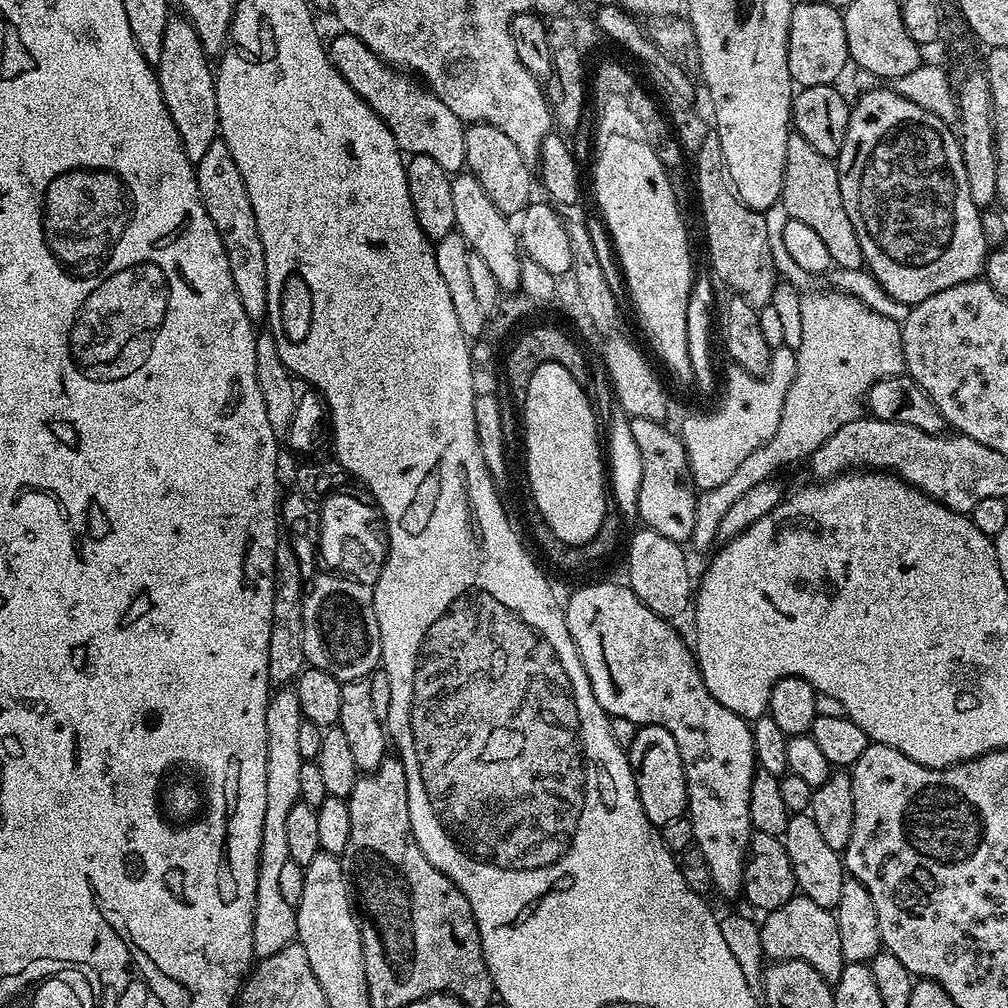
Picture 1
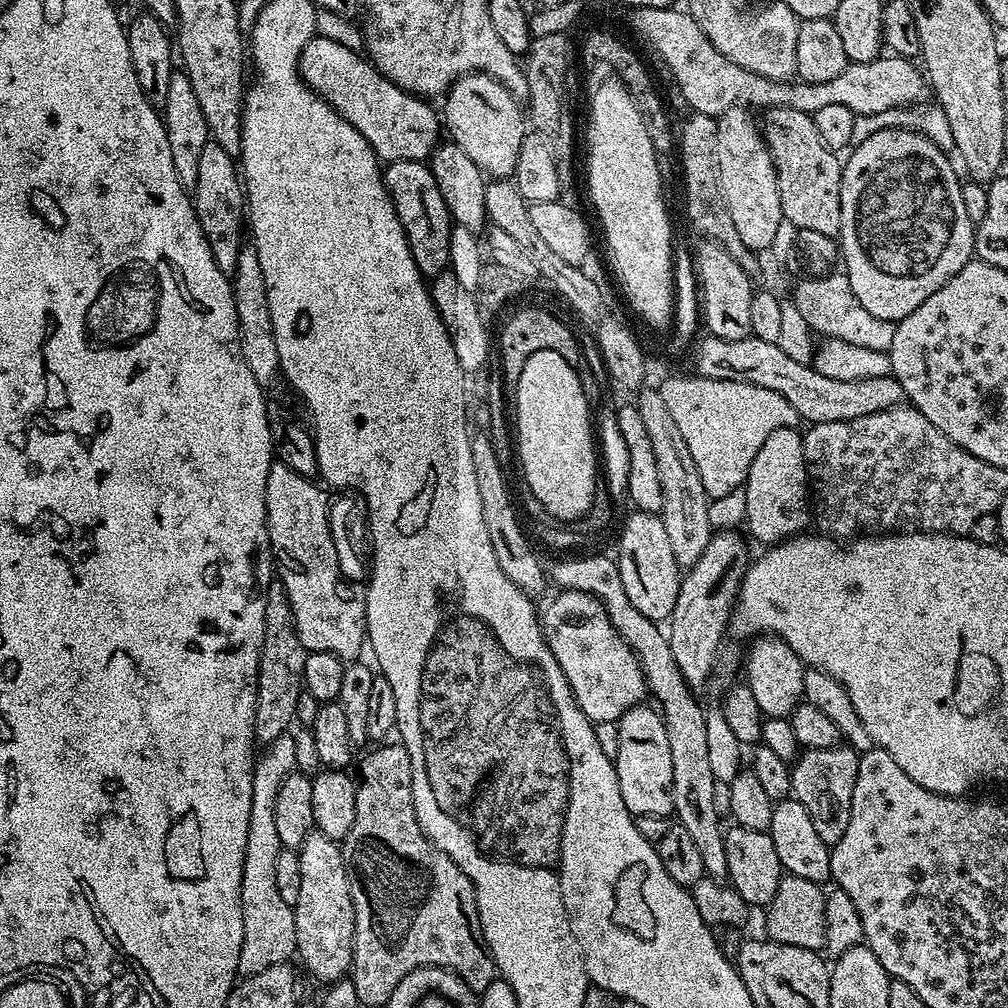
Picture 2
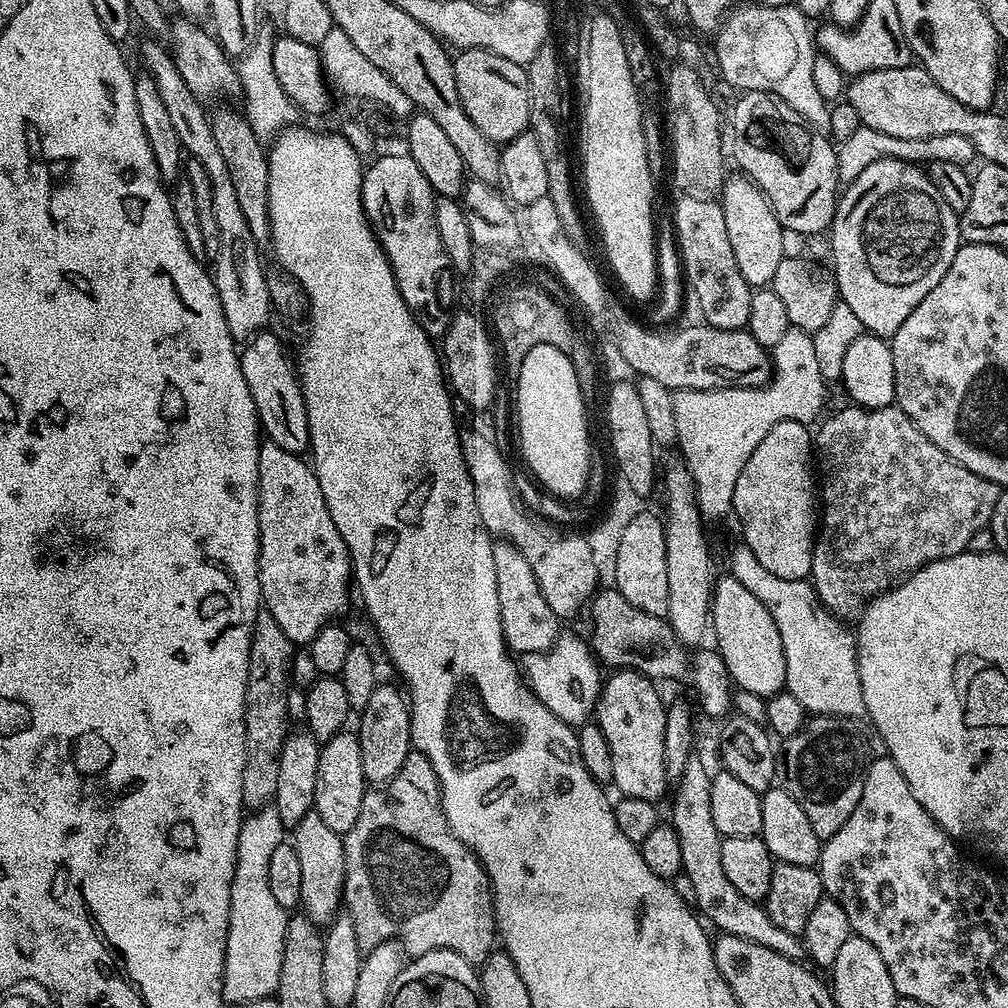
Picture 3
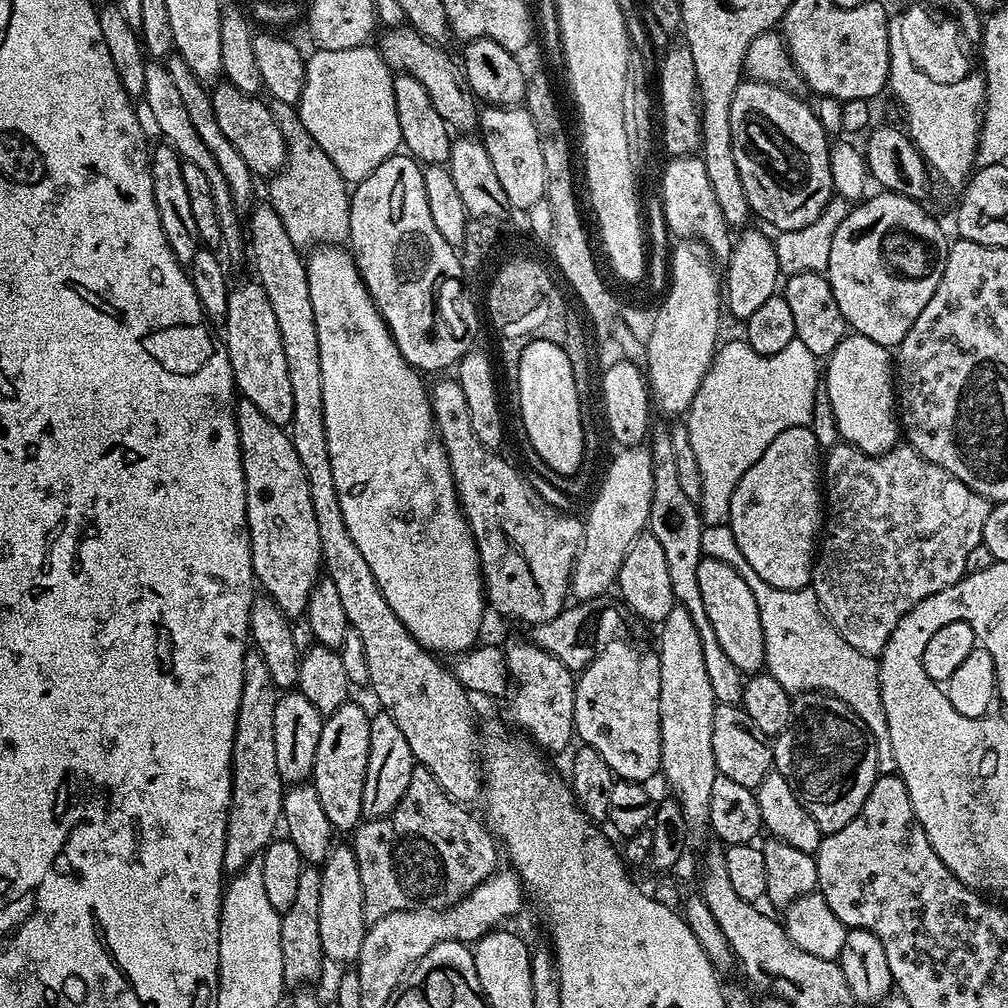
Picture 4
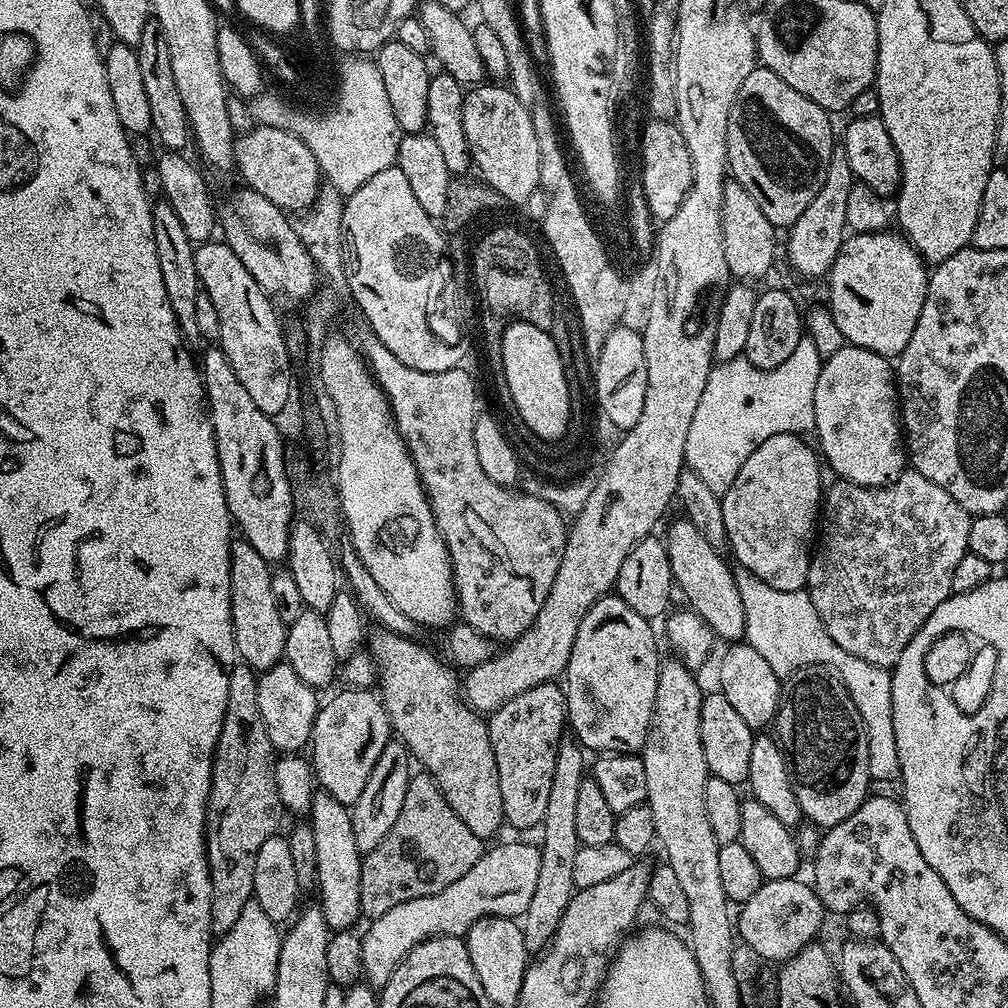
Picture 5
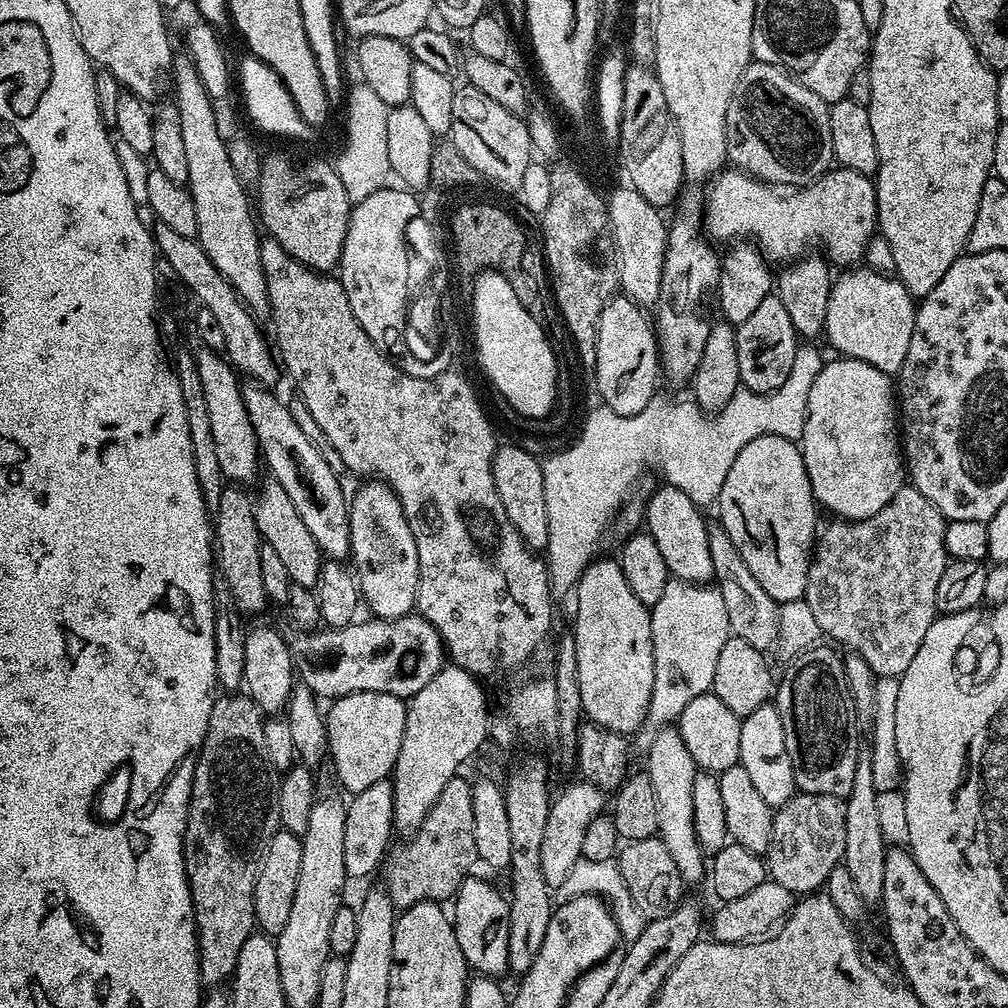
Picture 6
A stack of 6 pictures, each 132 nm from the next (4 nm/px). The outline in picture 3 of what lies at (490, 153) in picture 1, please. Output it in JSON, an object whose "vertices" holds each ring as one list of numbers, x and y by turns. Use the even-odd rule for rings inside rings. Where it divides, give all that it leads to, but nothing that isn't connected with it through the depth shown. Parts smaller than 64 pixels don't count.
{"vertices":[[466,48,453,59,452,69,462,110,486,138,497,146,503,146,529,127,530,96,525,65,510,62,510,58,498,58,498,54,490,54,481,48]]}

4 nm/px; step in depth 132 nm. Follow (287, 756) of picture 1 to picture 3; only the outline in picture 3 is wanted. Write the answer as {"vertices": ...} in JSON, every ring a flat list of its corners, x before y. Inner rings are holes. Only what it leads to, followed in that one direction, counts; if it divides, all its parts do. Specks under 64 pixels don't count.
{"vertices":[[264,802,245,815,238,834,238,854,234,866,234,878,230,886,230,922,228,923,228,945,224,963,224,999,229,1005,260,1000,275,993,282,970,282,954,286,950,286,932,290,919,289,909,278,906,270,891,270,858,279,844,285,843,286,829,278,818,275,803]]}

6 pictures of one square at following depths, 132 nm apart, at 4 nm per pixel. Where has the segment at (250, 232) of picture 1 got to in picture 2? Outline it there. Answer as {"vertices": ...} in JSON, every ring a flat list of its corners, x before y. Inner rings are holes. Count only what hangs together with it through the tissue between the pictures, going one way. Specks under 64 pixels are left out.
{"vertices":[[209,142,202,146,198,161,198,182,194,189,196,217,206,234,206,242,218,262,218,270,235,272,240,264,240,249,246,244,246,197,237,161,222,146]]}

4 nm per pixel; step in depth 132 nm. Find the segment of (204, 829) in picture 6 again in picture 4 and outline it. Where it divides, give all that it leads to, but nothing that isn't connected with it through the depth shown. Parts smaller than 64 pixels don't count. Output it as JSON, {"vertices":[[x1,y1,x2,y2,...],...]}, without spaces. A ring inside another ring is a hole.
{"vertices":[[255,650,244,653,242,666,242,702,238,706,238,718,234,730,232,747,232,801,228,811,228,829,224,847,224,871,235,874,243,870,250,861,263,853,266,845,271,844,277,835,276,824,281,823,284,811,286,785,278,774,278,758,274,754,274,706,278,699,278,689,262,656]]}

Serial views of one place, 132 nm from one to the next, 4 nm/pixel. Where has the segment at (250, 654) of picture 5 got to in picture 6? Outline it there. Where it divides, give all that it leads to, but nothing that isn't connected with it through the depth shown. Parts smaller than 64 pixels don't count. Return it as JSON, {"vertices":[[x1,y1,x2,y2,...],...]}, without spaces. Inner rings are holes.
{"vertices":[[226,486,214,506,214,540,218,566,224,574,225,587,232,591,237,611,241,615,256,614,268,606,260,561,261,539,253,499,241,487]]}

